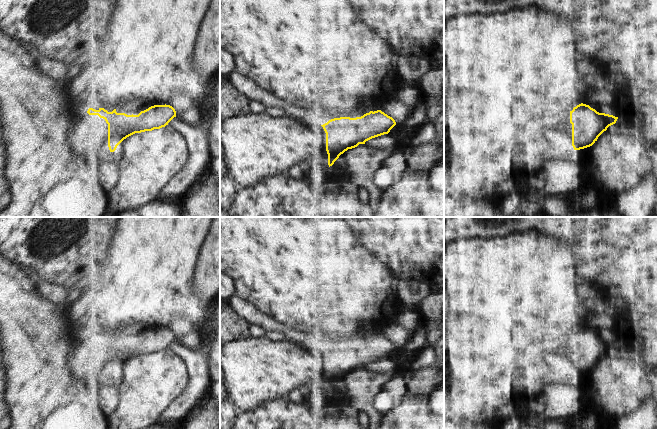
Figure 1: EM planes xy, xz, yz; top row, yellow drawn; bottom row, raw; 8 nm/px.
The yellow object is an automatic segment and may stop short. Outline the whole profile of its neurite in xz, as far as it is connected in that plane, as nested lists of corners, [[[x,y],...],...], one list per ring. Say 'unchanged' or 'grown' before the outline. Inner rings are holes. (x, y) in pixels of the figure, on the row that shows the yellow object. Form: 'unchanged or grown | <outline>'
grown | [[[233,71],[230,84],[249,100],[255,100],[265,108],[281,108],[285,116],[307,125],[322,126],[326,133],[326,151],[329,167],[348,149],[366,141],[388,134],[396,125],[395,120],[381,110],[370,111],[361,117],[332,118],[328,109],[306,109],[289,104],[263,90],[250,78]]]

